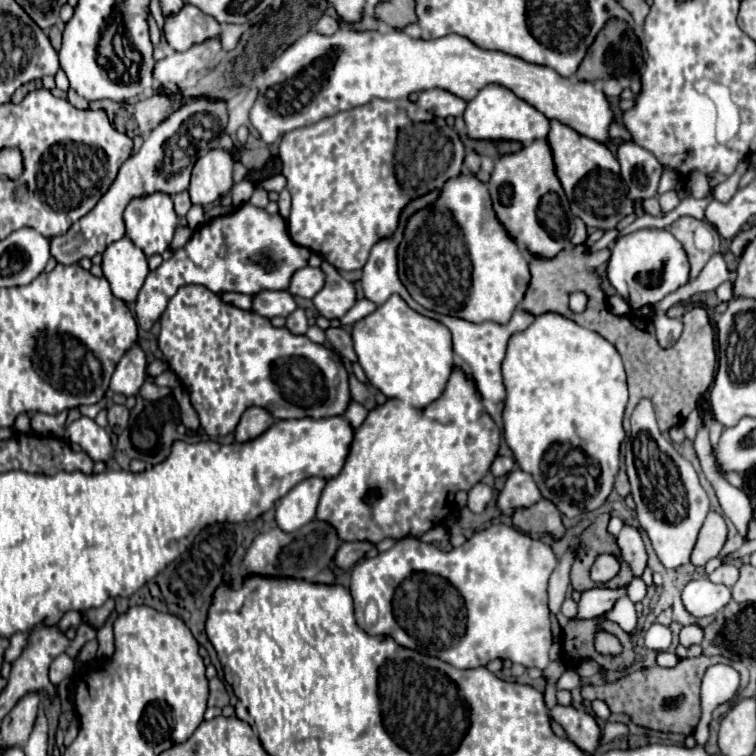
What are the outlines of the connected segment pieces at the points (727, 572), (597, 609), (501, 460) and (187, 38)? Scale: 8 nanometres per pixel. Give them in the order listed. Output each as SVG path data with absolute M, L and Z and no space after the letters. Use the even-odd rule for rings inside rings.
M722 564L720 568L716 568L710 576L712 582L716 584L724 584L724 586L732 586L738 580L738 568L734 564Z
M596 586L592 590L582 592L582 598L578 602L578 618L596 618L602 612L610 610L618 596L626 596L626 586L610 590L606 586Z
M498 456L498 458L492 462L492 468L490 468L490 472L492 472L492 476L494 476L494 478L500 478L500 476L508 474L512 468L514 468L514 458Z
M192 4L166 16L164 36L172 50L188 50L192 44L220 36L220 24Z

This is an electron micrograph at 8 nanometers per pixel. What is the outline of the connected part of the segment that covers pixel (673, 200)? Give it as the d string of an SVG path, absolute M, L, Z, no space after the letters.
M666 192L666 194L658 196L658 202L660 202L662 212L670 212L670 210L674 210L680 204L680 198L678 198L676 192Z

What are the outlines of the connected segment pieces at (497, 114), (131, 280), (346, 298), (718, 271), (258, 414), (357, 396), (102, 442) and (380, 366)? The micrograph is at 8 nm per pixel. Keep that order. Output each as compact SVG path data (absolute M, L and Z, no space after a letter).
M498 84L484 86L478 96L468 102L464 122L466 134L476 140L518 140L522 144L528 144L532 140L546 138L550 132L550 120L540 110L518 98L512 90Z
M128 236L120 238L116 244L110 244L102 254L102 270L114 296L126 304L138 298L140 288L148 276L148 258Z
M328 262L322 264L322 272L326 274L326 284L312 298L312 302L318 308L318 312L322 316L326 316L328 320L342 318L354 306L354 302L356 302L354 284L344 280L340 276L340 272L334 266L330 266Z
M714 254L696 280L690 280L684 288L678 288L676 292L666 296L666 300L655 304L652 310L655 313L659 310L667 311L670 307L676 305L676 302L686 302L696 292L716 290L722 282L734 282L734 280L736 280L736 272L726 266L722 254Z
M256 406L248 408L242 414L242 418L240 418L240 422L238 422L236 430L234 430L234 438L236 438L236 442L248 442L248 440L260 436L274 422L276 420L272 416L268 416L268 412L264 408L256 408Z
M350 374L350 394L356 402L364 404L368 410L372 410L376 406L376 400L374 400L374 394L370 392L370 388L366 384L362 384L354 374Z
M78 418L74 420L68 430L66 436L70 438L70 442L80 444L84 452L88 452L88 456L92 456L92 460L108 460L110 450L112 450L112 442L110 436L104 428L100 428L92 418Z
M392 294L372 314L352 326L354 352L364 368L368 382L386 398L400 398L414 408L434 402L454 368L452 338L448 328L438 320L426 318L412 310L398 294Z

